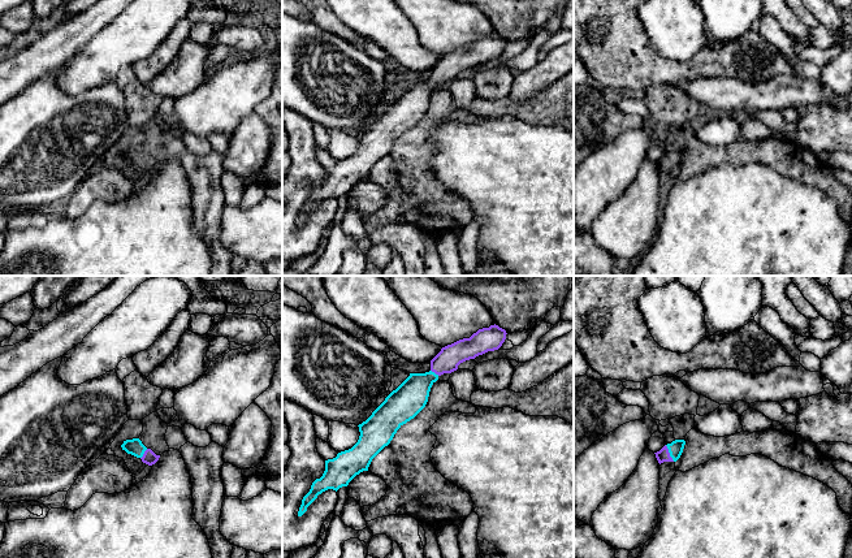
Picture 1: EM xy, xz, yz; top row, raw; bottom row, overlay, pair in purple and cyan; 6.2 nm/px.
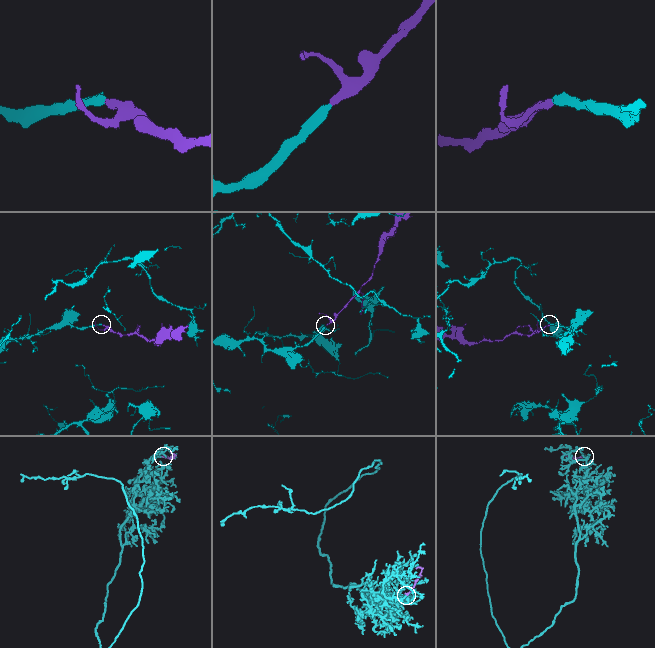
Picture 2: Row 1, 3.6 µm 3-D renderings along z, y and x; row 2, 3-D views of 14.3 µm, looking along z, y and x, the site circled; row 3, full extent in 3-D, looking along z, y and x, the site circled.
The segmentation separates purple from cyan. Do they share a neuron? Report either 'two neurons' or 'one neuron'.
one neuron

